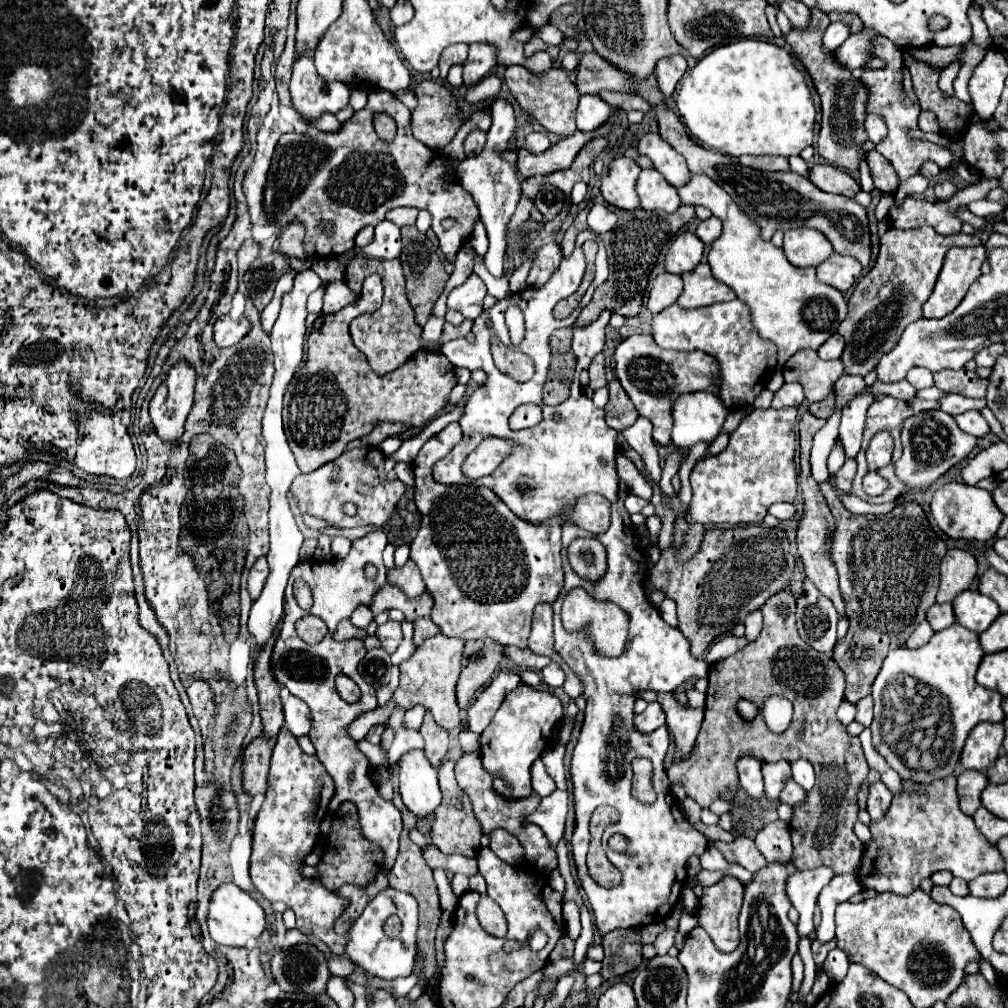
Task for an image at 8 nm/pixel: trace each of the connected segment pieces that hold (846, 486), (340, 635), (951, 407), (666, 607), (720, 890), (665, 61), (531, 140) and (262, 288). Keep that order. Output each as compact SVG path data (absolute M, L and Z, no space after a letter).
M846 460L844 462L844 466L834 474L834 478L836 478L836 482L838 482L838 488L842 488L842 492L846 490L846 492L850 492L850 484L852 484L852 480L854 480L854 476L856 476L856 460Z
M344 620L338 624L336 632L334 632L334 640L338 642L344 642L344 640L352 640L352 638L358 638L358 640L366 640L366 630L360 630L356 628L352 622Z
M944 394L940 400L940 410L952 414L952 416L958 416L966 410L980 410L986 406L986 400L972 400L972 398L966 398L966 396L958 396L958 394Z
M664 598L662 606L660 606L660 614L662 618L670 624L670 626L678 626L678 620L676 620L676 602L672 598Z
M724 876L720 882L704 888L698 906L690 912L698 920L698 926L708 932L720 952L734 952L734 948L738 948L738 914L742 906L742 892L744 884L740 880L734 880L734 876Z
M674 54L670 58L662 58L656 66L656 80L662 96L670 98L678 80L686 72L686 58L682 54Z
M534 132L534 134L528 134L526 136L526 142L524 142L524 148L532 154L542 154L550 148L550 140L546 134L540 134L540 132Z
M262 252L262 256L258 260L252 262L252 266L246 270L244 274L244 284L248 290L248 296L252 300L252 304L262 312L264 306L272 300L274 296L274 286L278 282L280 276L288 274L290 268L290 260L288 256L280 254L280 252Z

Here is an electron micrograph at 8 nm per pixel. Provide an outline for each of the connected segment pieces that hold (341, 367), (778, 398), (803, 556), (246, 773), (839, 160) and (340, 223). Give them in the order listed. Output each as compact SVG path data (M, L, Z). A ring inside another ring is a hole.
M372 274L364 280L364 288L360 294L360 300L354 304L344 306L336 314L322 314L316 318L312 332L308 336L308 350L306 350L306 362L300 372L296 372L294 380L290 382L290 388L284 396L284 408L286 408L286 438L290 444L290 450L294 458L300 458L300 470L312 472L314 468L320 468L322 464L336 460L344 450L350 440L362 438L370 434L380 422L400 422L406 428L420 428L428 424L436 414L444 412L448 406L448 396L450 390L454 388L454 368L446 360L444 354L438 352L422 352L414 354L406 364L396 368L390 374L378 376L368 360L366 354L362 354L350 338L348 326L350 322L364 314L364 312L374 312L382 304L382 284L378 274Z
M784 384L772 400L772 408L780 410L780 408L788 408L788 406L800 406L804 400L804 390L800 384Z
M806 412L800 420L800 476L798 476L798 482L800 482L800 488L802 488L802 498L804 498L804 510L802 510L802 518L798 522L798 530L796 530L796 540L798 540L798 556L804 564L804 572L806 572L806 578L814 582L814 586L818 590L824 592L824 596L828 596L838 614L844 614L844 600L840 596L840 590L838 590L838 574L836 574L836 568L834 564L830 564L830 558L828 558L828 542L830 542L830 532L834 530L834 518L830 516L830 510L824 502L824 496L818 488L818 484L814 482L814 478L810 476L810 464L808 464L808 456L810 456L810 446L812 446L812 436L826 424L826 420L820 420L816 416L812 416L810 412Z
M260 734L246 746L242 754L242 788L252 798L266 794L266 786L268 786L266 778L268 778L272 750L274 750L274 742L268 736Z
M812 10L810 26L806 30L790 30L790 34L784 36L784 38L786 38L788 46L792 48L794 56L800 60L800 64L810 74L814 88L816 88L820 102L822 102L822 124L820 124L820 134L818 134L818 154L828 164L852 172L852 170L858 168L856 146L862 140L866 140L866 132L864 132L866 90L862 88L862 84L858 84L856 78L852 78L852 74L846 68L842 68L840 64L836 64L832 60L830 52L822 52L820 40L822 40L822 32L826 30L828 24L830 24L828 14Z
M370 90L368 92L368 104L366 108L354 112L354 116L340 126L338 132L316 132L314 136L310 134L284 134L280 136L272 164L268 170L268 180L264 186L264 212L268 218L276 224L278 236L282 234L284 228L288 228L292 222L300 222L306 230L304 236L304 250L308 258L324 258L324 256L340 256L342 252L350 250L354 246L354 236L358 234L360 228L372 224L376 226L380 220L384 220L386 212L396 208L396 206L414 206L414 208L426 208L432 214L432 228L440 240L440 250L448 260L454 260L462 240L472 232L474 220L480 216L478 208L472 200L470 194L460 184L454 184L450 188L444 188L444 166L438 156L438 152L432 152L418 140L414 140L410 132L410 110L396 100L396 96L388 90ZM374 112L386 112L390 114L396 124L398 124L398 134L394 142L384 144L374 128L372 128L372 116ZM444 218L456 218L458 224L450 230L442 228ZM322 220L332 220L334 222L334 234L326 236L318 224Z

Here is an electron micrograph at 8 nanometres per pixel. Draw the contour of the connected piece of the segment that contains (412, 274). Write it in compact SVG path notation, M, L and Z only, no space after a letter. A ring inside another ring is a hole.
M402 226L402 254L400 254L400 262L404 268L404 276L406 276L406 296L408 302L416 314L416 322L420 326L424 326L430 318L432 306L438 300L438 296L442 294L446 282L448 282L448 272L444 270L436 246L430 242L430 238L426 234L422 234L416 226Z

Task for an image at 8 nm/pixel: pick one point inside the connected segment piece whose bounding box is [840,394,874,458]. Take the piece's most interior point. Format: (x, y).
(854, 413)

